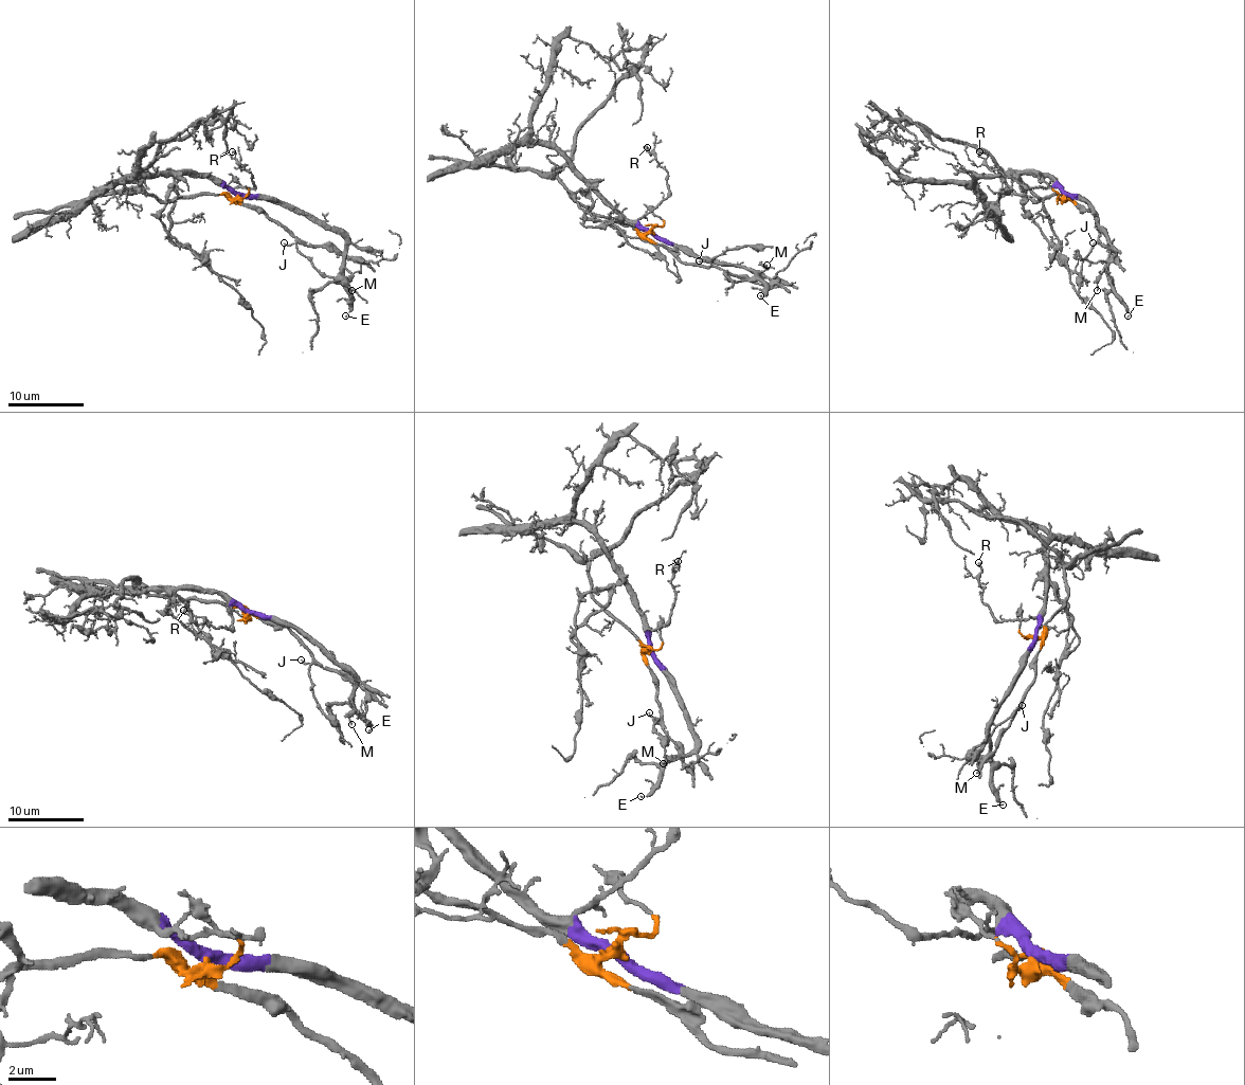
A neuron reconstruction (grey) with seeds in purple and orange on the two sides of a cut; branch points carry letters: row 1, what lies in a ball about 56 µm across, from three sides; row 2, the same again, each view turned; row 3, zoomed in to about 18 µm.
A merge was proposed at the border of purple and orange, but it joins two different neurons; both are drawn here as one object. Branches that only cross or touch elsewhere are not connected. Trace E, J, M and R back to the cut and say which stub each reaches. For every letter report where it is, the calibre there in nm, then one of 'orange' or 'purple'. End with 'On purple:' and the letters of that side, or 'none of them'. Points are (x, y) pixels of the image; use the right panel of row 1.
E: (1128, 315) | 130 nm | purple
J: (1093, 242) | 150 nm | orange
M: (1097, 290) | 140 nm | purple
R: (979, 151) | 160 nm | purple
On purple: E, M, R

